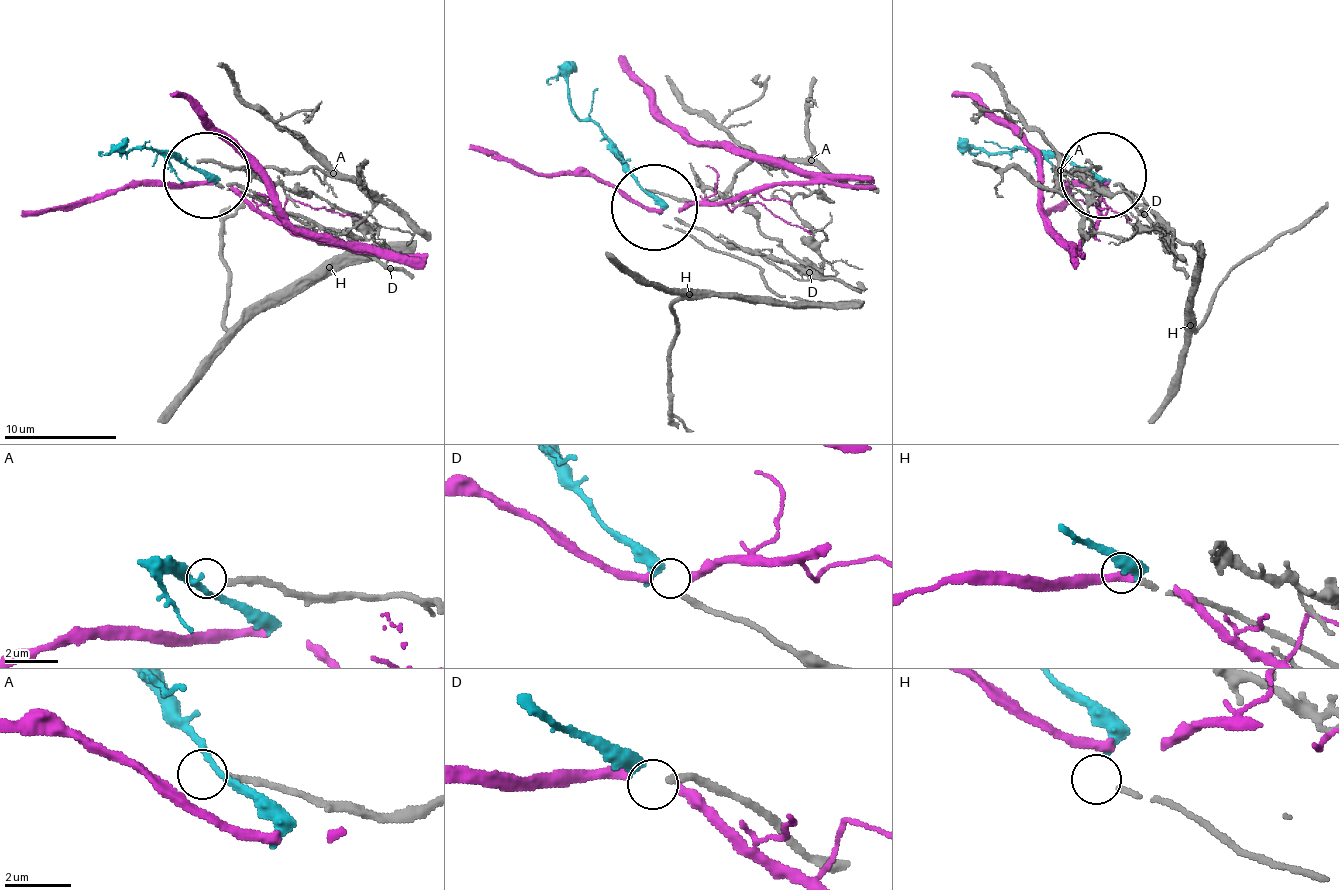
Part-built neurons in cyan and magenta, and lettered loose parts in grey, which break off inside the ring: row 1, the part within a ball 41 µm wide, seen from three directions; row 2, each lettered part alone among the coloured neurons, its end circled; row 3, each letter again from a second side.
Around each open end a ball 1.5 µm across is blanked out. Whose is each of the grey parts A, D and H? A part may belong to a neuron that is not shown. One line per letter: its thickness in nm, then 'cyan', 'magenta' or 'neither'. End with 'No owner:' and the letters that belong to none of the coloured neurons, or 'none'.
A: calibre 200 nm; neither
D: calibre 240 nm; neither
H: calibre 170 nm; cyan
No owner: A, D

